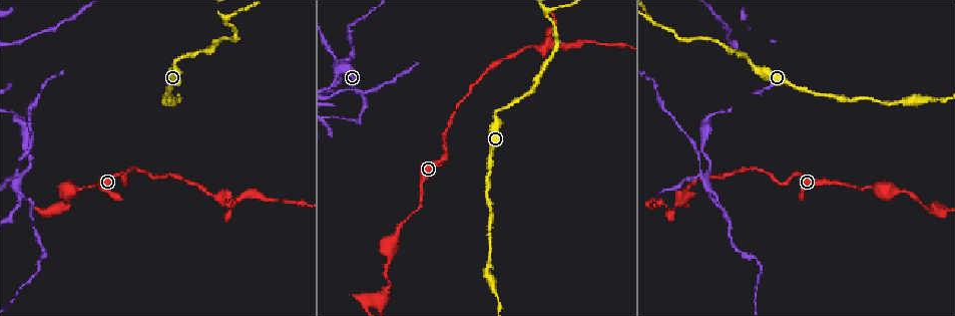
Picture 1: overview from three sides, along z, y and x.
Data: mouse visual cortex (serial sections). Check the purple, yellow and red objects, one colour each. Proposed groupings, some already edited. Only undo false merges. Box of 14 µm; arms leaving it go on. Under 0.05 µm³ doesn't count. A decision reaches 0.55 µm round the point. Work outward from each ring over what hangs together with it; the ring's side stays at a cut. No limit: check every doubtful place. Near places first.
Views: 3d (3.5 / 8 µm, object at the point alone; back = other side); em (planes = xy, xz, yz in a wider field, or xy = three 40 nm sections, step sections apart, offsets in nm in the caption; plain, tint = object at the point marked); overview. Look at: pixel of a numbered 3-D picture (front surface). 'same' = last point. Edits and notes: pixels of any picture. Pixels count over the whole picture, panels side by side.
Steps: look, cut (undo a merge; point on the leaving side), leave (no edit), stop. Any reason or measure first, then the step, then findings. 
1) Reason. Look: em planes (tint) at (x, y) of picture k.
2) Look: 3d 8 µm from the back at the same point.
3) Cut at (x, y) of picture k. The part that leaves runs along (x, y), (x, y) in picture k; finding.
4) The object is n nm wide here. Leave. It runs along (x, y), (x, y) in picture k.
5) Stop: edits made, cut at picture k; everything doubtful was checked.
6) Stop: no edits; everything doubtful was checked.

Arms run side by side. Look: 3d 3.5 µm from the back at (706, 184) of picture 1.

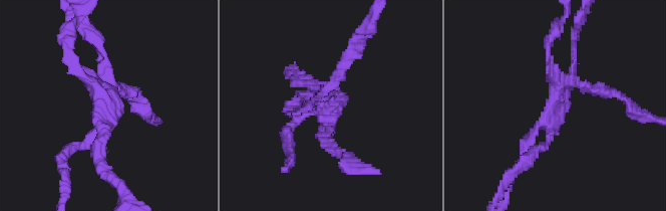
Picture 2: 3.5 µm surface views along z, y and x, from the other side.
Now the EM. Look: em xy step 3 (tint) at (110, 104) of picture 2.

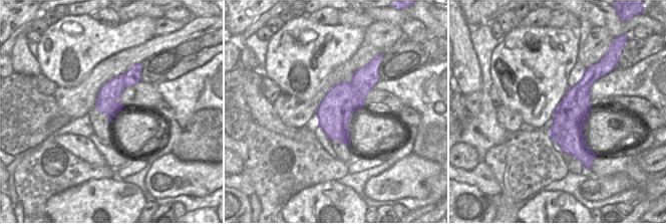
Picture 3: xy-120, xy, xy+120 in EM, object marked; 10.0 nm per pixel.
Cut at (97, 151) of picture 2. Two cells meet here.

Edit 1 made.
Narrows sharply. Look: 3d 3.5 µm at (340, 61) of picture 1.

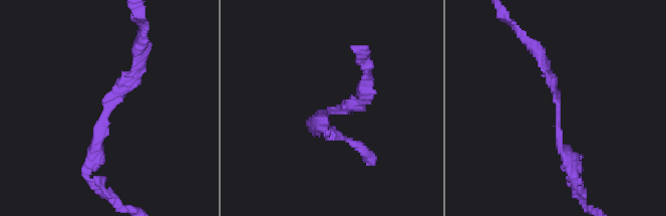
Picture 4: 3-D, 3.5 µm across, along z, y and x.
The arms are 150, 200 nm wide. Look: em xy step 1 (tint) at (327, 110) of picture 4.

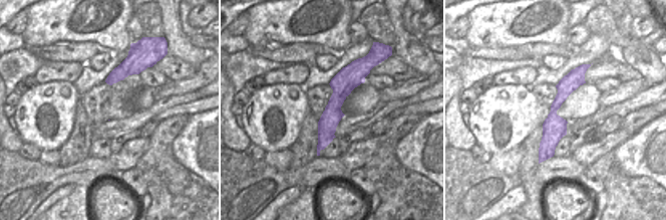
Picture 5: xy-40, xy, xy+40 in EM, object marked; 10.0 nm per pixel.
Leave. It runs along (85, 175), (104, 103), (137, 60) in picture 4; one cell here.

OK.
Abrupt turn. Look: 3d 3.5 µm at (783, 182) of picture 1.

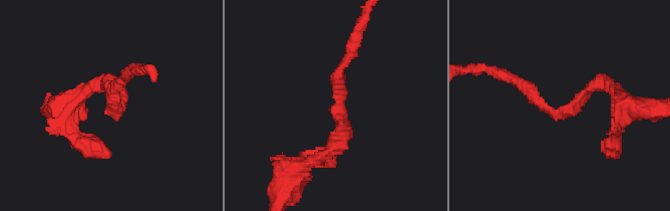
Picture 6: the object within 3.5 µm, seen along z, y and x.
The arms are 200, 200 nm wide; need the tissue. Look: em planes (tint) at (557, 114) of picture 6.

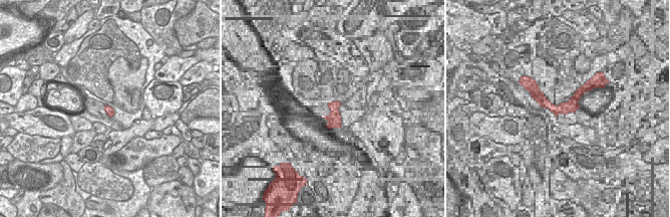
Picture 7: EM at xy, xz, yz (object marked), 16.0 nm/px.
Leave. It runs along (323, 156), (341, 130), (338, 71), (350, 55) in picture 6; all the same cell.

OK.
Look: overview.

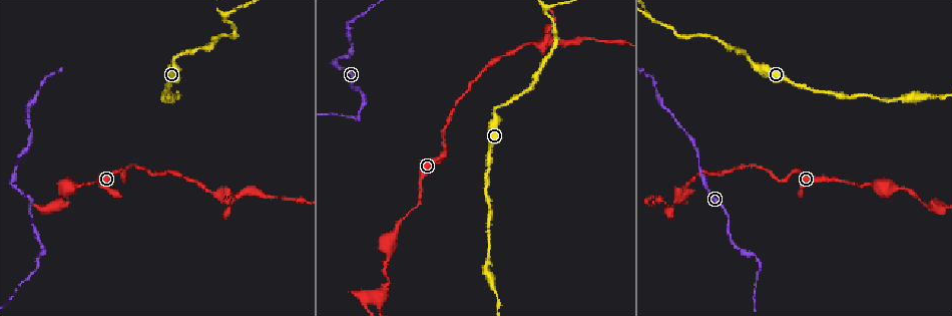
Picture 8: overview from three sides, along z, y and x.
Side arm on a straight run. Look: em xy step 5 (tint) at (55, 205) of picture 8.

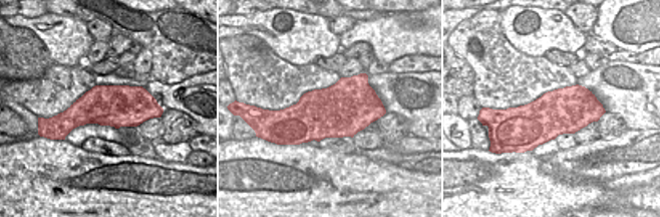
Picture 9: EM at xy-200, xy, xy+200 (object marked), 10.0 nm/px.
Look: 3d 3.5 µm at the same point.

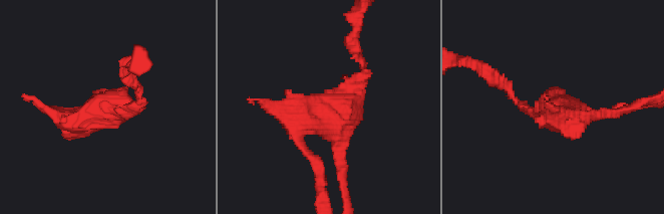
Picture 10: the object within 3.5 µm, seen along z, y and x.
Leave. One cell here.

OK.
Two arms in line, one across. Look: em xy step 3 (tint) at (225, 18) of picture 8.

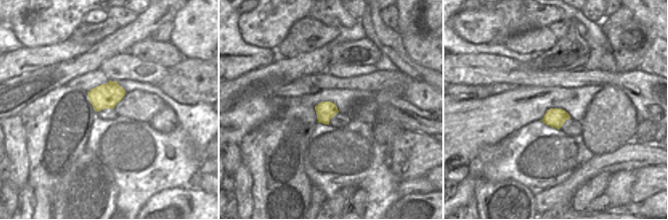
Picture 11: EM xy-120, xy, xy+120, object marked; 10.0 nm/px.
Look: 3d 3.5 µm at the same point.

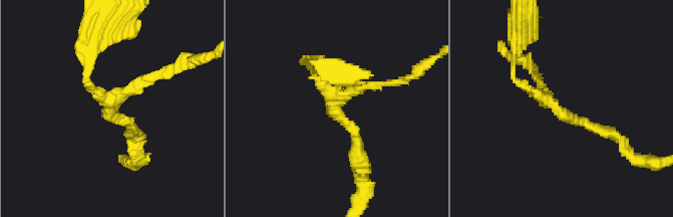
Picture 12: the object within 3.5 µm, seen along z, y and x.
3 arms meet here. Leave. It runs along (604, 131), (561, 113), (538, 75) in picture 12; one cell here.

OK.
Stop: edits made, cut at picture 2; everything doubtful was checked.

